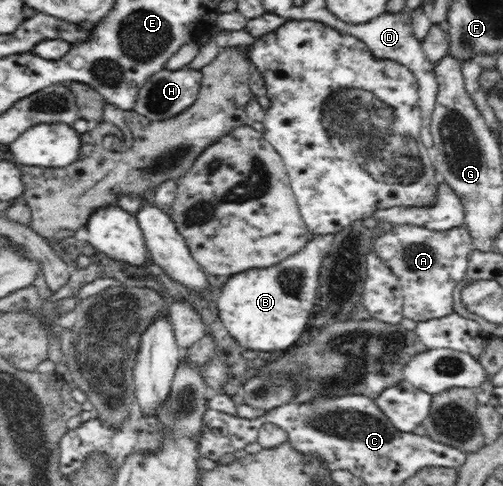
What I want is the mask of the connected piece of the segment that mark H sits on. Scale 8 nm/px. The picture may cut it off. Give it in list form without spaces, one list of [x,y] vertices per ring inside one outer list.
[[[160,70],[150,76],[138,92],[134,111],[152,122],[176,118],[198,100],[201,70]]]

